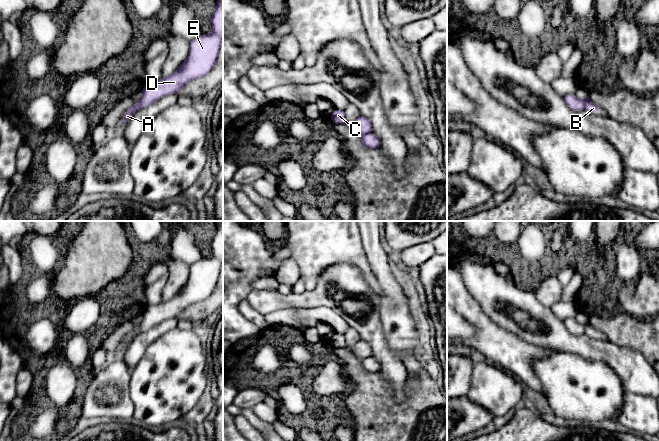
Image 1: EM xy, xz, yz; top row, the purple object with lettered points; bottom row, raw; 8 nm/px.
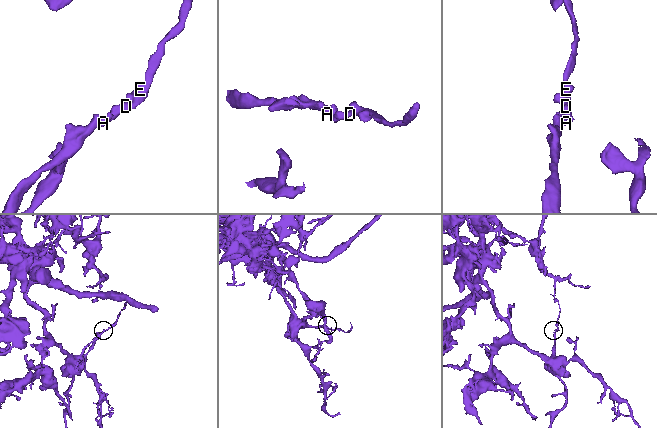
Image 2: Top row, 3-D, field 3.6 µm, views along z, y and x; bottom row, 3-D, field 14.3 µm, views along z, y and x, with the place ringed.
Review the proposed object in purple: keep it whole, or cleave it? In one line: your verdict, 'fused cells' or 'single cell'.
fused cells

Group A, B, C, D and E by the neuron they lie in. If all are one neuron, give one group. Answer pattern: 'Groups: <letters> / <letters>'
Groups: A C / B D E

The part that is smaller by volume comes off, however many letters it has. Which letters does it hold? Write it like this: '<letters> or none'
B, D, E

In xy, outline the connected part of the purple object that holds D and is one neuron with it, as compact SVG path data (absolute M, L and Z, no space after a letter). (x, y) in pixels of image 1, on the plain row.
M223 226L216 227L210 247L212 252L208 258L190 264L188 280L173 298L146 307L142 321L138 325L139 334L152 329L166 319L177 318L188 306L201 302L212 294L217 287L223 263Z

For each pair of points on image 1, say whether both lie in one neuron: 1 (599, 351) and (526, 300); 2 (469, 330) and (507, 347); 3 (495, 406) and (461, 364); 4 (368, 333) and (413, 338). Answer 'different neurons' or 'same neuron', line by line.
1: same neuron
2: different neurons
3: same neuron
4: different neurons

